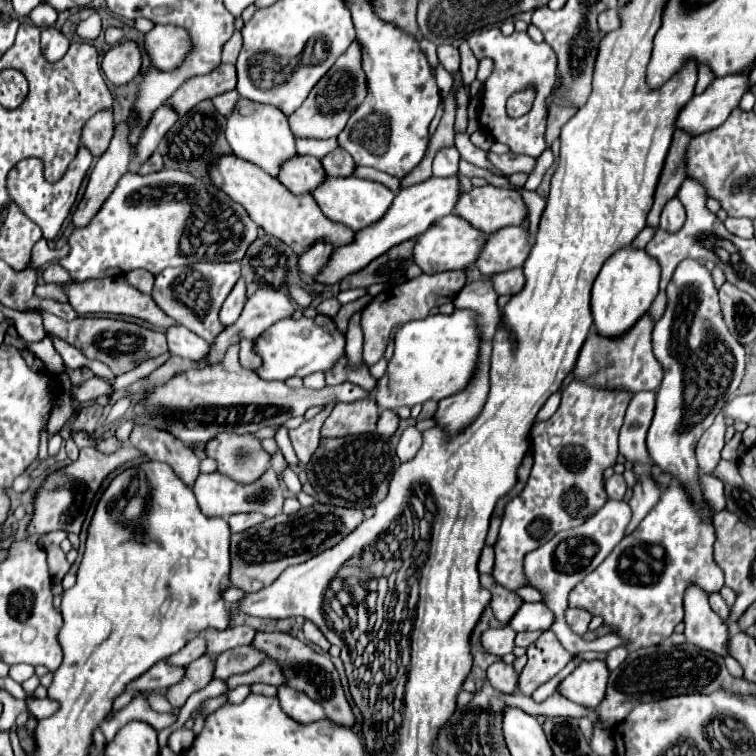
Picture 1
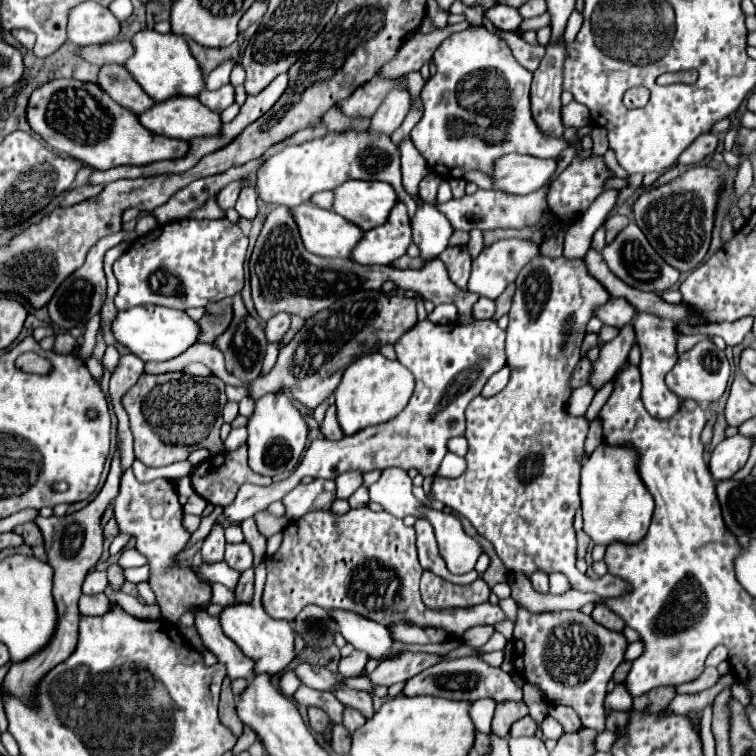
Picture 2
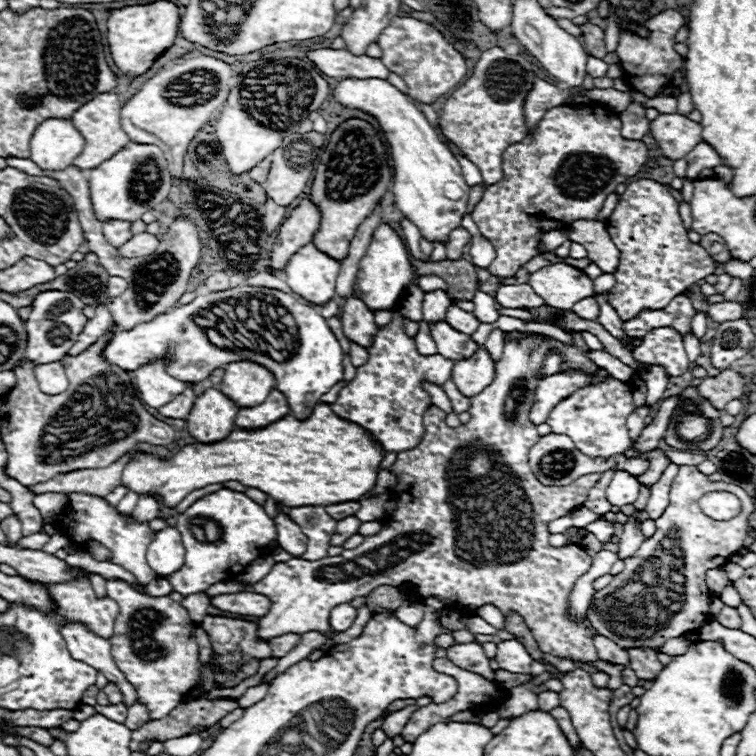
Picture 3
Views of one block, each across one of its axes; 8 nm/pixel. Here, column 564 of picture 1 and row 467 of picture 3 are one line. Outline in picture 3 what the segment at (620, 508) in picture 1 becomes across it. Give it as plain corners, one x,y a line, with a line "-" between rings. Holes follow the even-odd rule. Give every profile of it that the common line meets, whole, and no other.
548,434
548,436
542,436
530,450
530,456
528,456
528,464
534,472
534,476
538,478
538,482
542,482
544,486
566,486
566,484
572,484
574,480
586,476
586,474
594,474
594,472
600,472
602,470
608,470
610,466
622,466
622,470
626,470
628,474
634,474
636,478
642,476
650,462
648,460
642,460
642,458
622,458
622,456
616,456
612,460
592,460
592,458
586,458
586,454
582,454
580,450
574,448
572,440
562,436
562,434

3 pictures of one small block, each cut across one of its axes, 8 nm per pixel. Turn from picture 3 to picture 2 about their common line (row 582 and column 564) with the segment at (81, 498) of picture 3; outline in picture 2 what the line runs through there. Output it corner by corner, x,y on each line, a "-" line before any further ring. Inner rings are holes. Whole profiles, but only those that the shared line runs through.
468,28
464,32
452,34
434,52
434,64
436,74
424,84
420,94
424,102
424,116
412,128
410,136
416,150
426,158
430,170
442,174
442,178
462,178
462,174
468,170
482,170
490,174
492,162
510,152
532,154
536,158
558,158
568,146
564,138
544,138
544,134
536,130
532,114
528,114
532,72
514,60
508,44
500,36
488,32
486,28

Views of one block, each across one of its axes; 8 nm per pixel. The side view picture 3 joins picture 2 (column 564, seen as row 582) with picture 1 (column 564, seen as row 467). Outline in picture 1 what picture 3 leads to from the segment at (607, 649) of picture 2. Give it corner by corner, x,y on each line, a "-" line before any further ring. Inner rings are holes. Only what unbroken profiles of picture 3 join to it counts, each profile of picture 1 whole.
582,662
574,668
574,672
562,680
560,690
562,694
582,706
596,708
606,692
608,682
608,668
606,662

